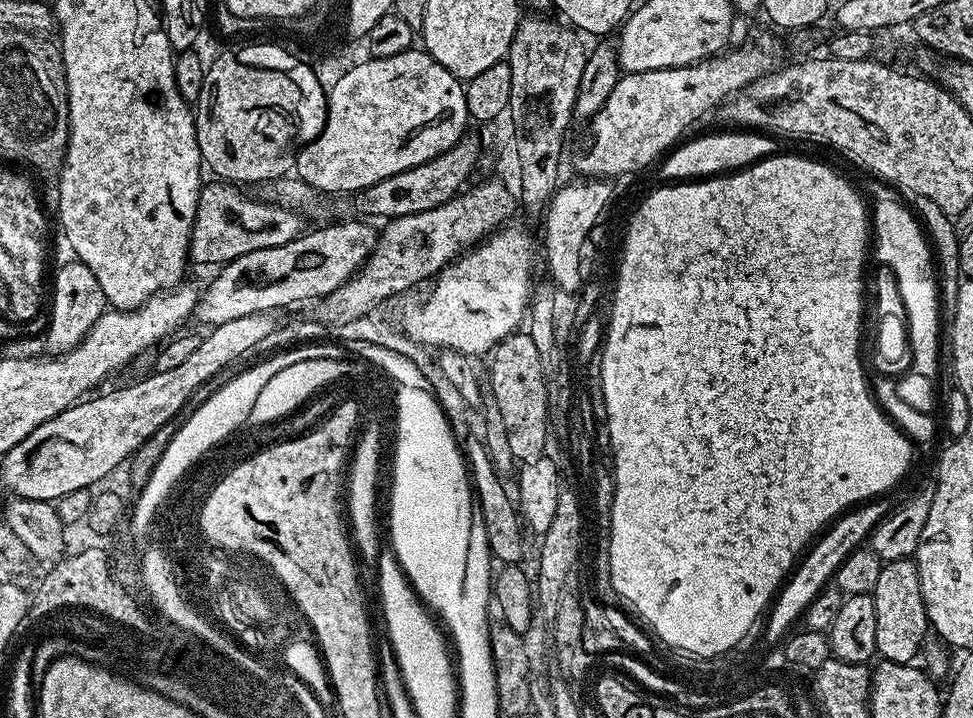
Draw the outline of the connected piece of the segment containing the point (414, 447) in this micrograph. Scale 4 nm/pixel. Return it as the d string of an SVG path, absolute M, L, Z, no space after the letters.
M406 388L406 394L400 396L400 460L396 460L396 480L390 485L392 491L392 505L387 509L396 523L396 548L400 548L400 560L406 566L407 572L412 572L412 580L420 584L420 592L424 592L424 601L431 601L445 614L455 617L458 610L464 607L464 583L466 582L466 546L470 546L470 522L474 511L474 488L470 483L470 469L466 463L465 453L453 435L452 425L445 416L445 412L431 391Z

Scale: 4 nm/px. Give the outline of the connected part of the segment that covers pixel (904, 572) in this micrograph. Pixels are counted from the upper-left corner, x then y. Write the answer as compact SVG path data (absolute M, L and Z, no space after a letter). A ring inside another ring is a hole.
M915 559L896 560L885 563L882 574L878 574L878 586L870 594L874 602L874 615L877 624L876 651L880 660L889 660L895 664L910 664L925 647L924 639L930 636L928 611L922 602L922 586L918 582L918 570Z

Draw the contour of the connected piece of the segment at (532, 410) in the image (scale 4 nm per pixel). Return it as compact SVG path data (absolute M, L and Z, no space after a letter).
M517 330L496 343L490 353L490 359L490 391L498 402L513 458L520 464L534 462L544 455L548 433L548 387L538 346L534 346L534 338L530 338L527 331Z

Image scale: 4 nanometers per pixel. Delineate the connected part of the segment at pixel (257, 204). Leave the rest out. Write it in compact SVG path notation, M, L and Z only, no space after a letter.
M232 182L205 183L200 190L198 210L194 214L194 226L188 243L188 254L193 265L216 264L223 266L242 254L254 250L266 250L270 246L282 246L301 235L301 217L282 206L247 196L243 187Z

